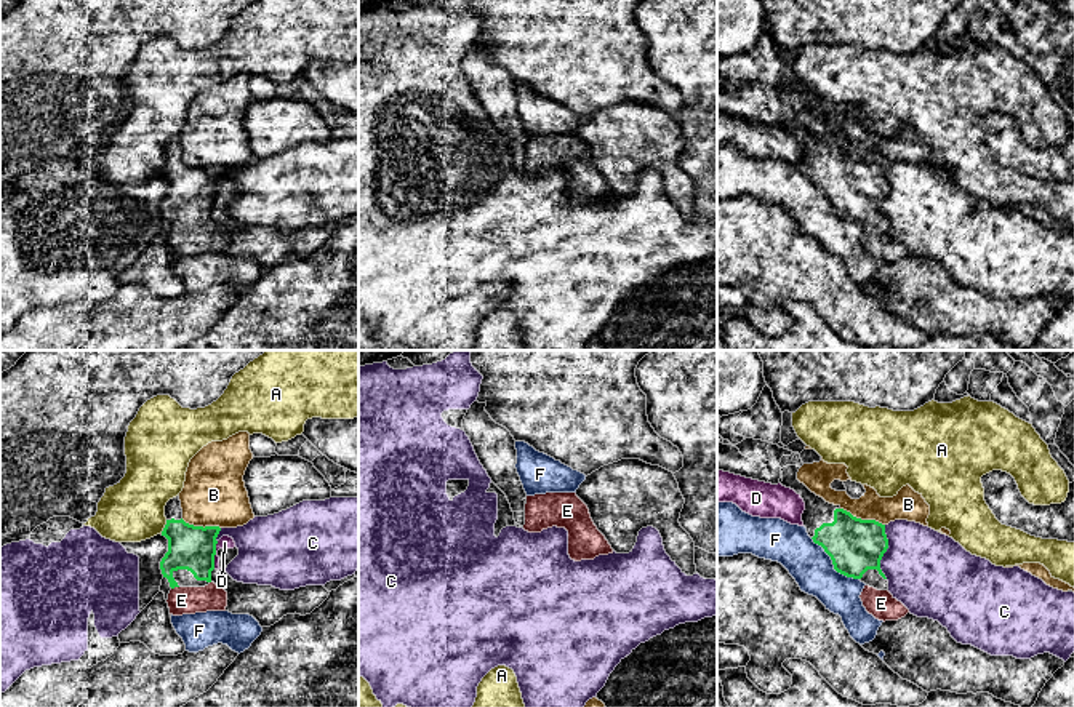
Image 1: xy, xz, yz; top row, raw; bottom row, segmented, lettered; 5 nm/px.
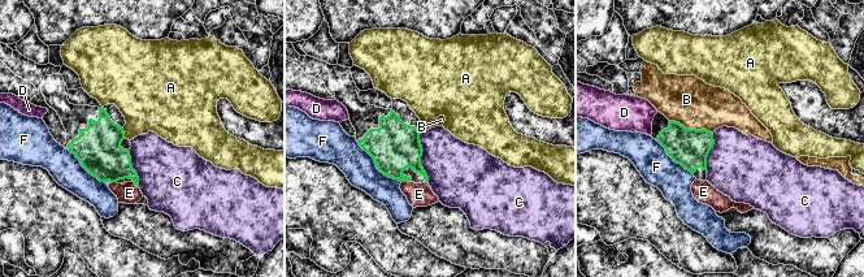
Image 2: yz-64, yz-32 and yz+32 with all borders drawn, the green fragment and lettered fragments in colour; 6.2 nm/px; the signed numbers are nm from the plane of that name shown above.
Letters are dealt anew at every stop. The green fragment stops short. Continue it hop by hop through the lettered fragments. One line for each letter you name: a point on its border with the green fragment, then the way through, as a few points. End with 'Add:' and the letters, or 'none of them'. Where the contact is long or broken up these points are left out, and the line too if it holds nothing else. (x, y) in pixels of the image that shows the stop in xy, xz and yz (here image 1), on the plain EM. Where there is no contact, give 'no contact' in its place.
E: meets green in xy at (175, 227)
Add: E

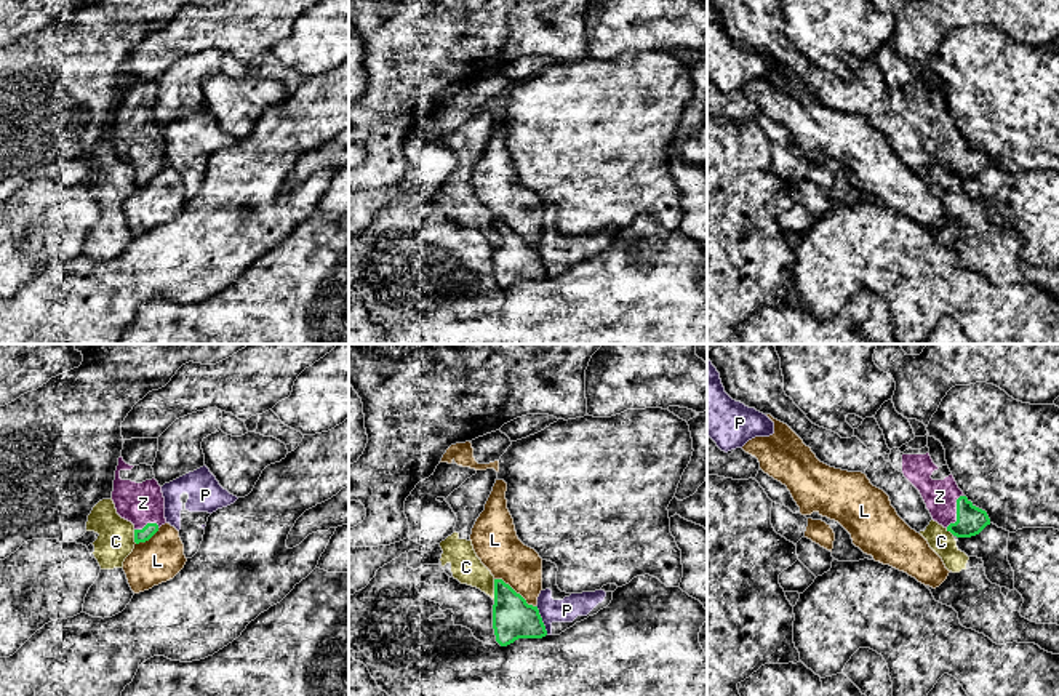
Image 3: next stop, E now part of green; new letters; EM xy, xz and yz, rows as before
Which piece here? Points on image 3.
Z: meets green in yz at (957, 154)
Add: Z

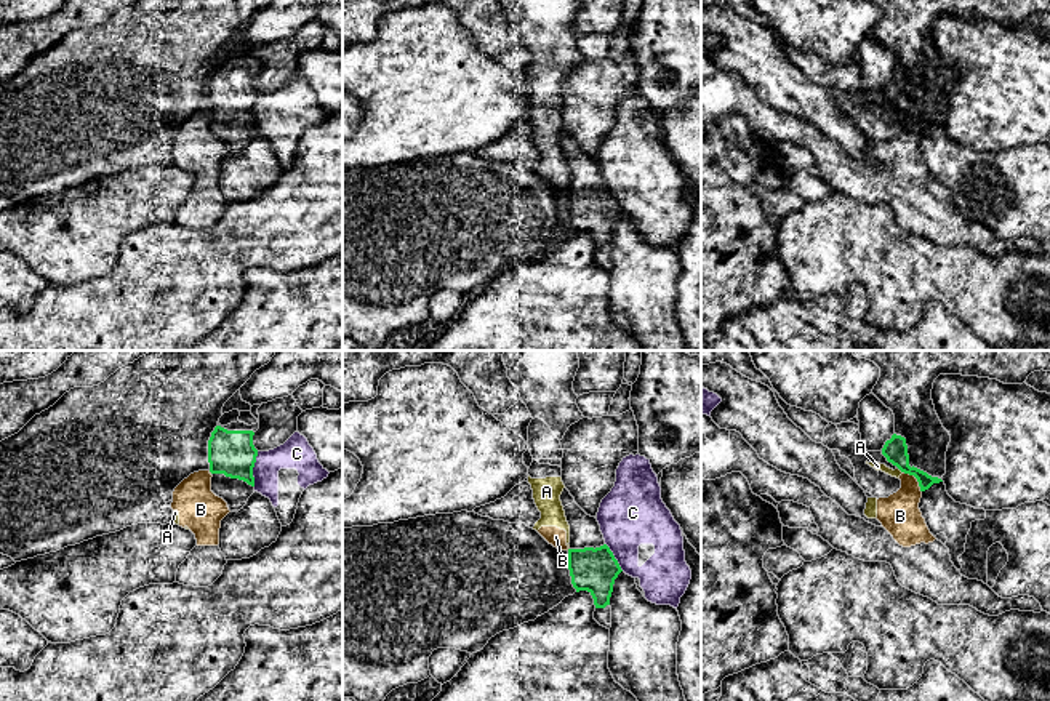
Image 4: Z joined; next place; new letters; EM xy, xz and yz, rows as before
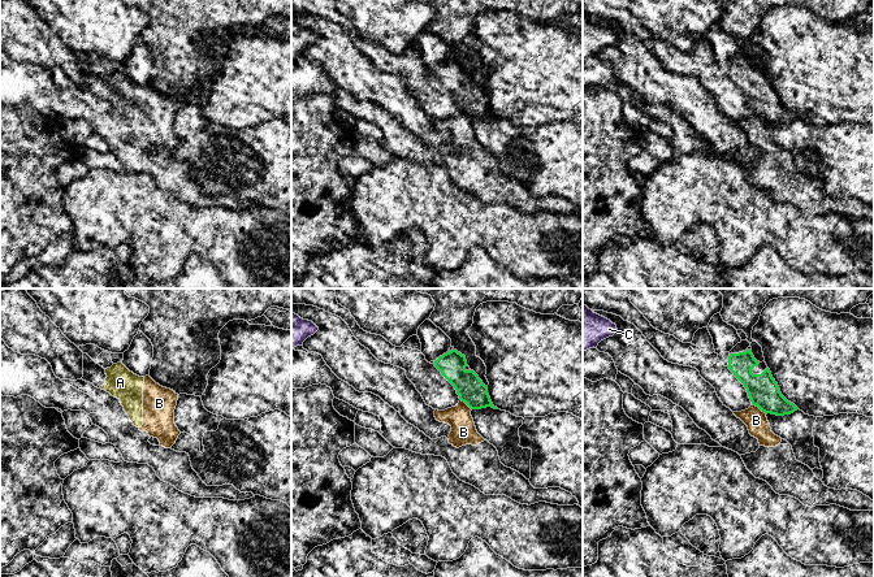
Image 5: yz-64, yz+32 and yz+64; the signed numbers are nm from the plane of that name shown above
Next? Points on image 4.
Add: none of them

